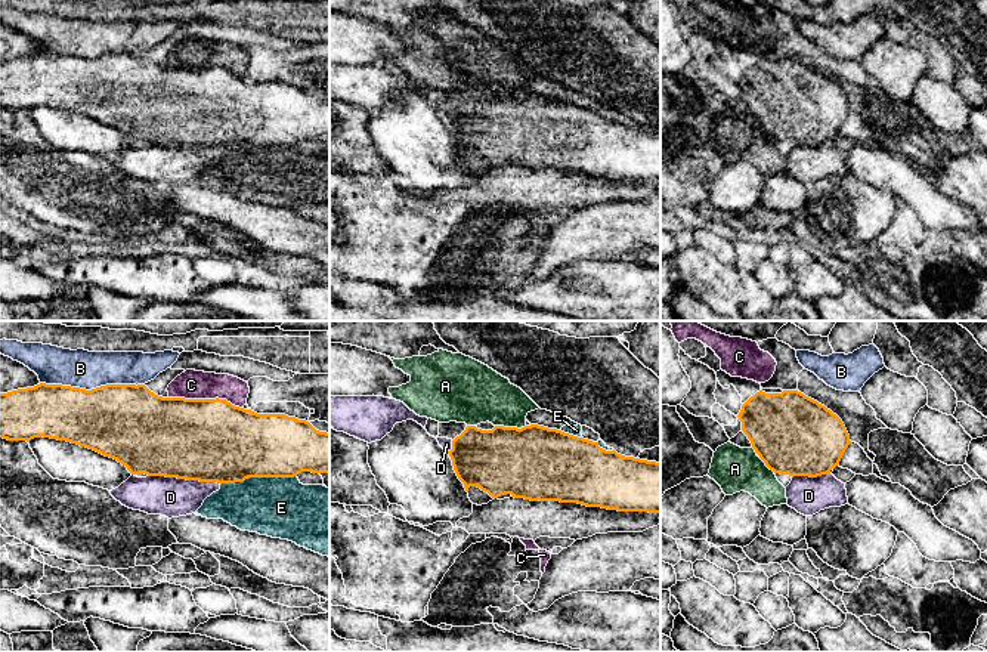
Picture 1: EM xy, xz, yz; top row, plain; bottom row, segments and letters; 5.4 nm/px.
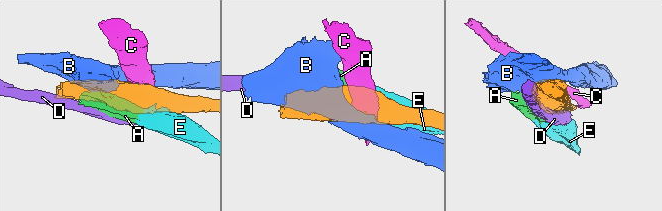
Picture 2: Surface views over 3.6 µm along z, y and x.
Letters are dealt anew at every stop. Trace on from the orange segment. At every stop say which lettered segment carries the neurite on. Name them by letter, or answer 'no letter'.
no letter

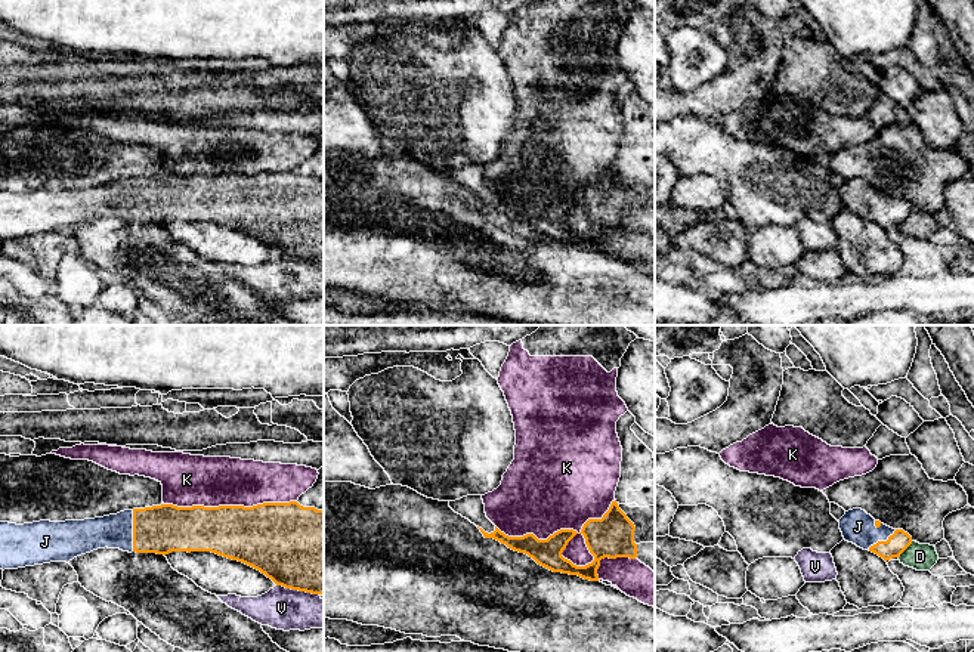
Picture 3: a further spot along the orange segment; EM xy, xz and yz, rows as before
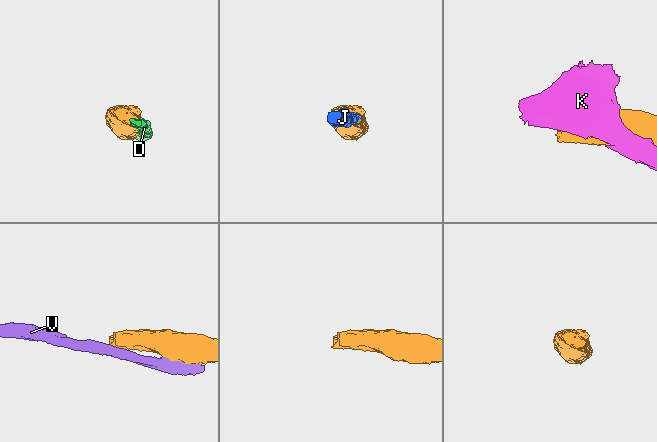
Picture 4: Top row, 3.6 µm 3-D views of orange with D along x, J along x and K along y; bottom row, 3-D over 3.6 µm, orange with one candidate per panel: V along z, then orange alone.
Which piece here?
J

